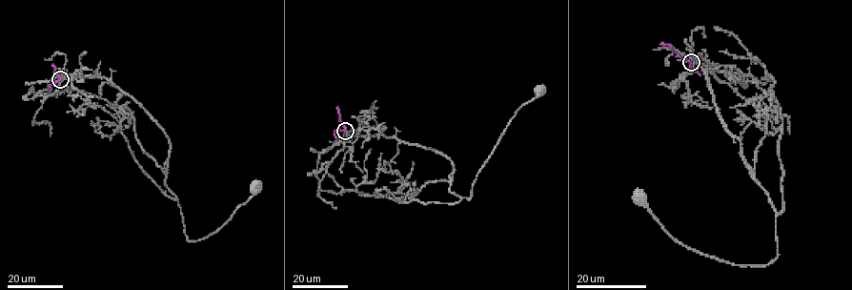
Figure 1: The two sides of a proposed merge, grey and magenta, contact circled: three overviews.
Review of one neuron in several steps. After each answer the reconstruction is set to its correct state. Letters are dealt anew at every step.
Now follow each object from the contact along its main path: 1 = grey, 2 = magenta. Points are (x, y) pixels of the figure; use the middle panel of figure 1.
1: (345, 131), (436, 151), (452, 161), (449, 190), (469, 199), (512, 117), (540, 88)
2: (345, 131), (337, 106)

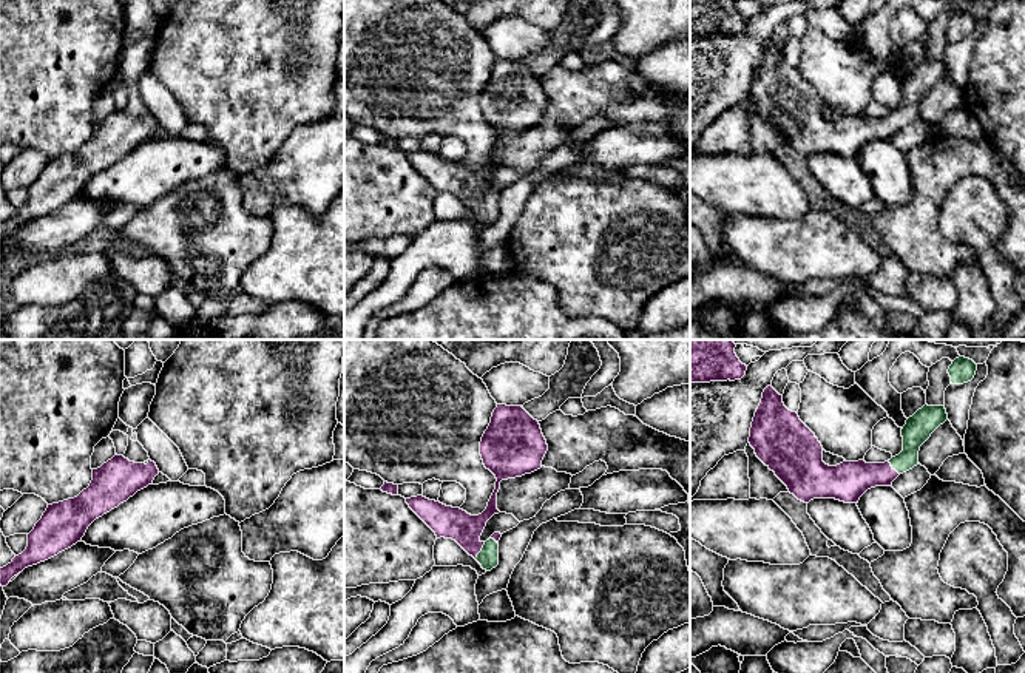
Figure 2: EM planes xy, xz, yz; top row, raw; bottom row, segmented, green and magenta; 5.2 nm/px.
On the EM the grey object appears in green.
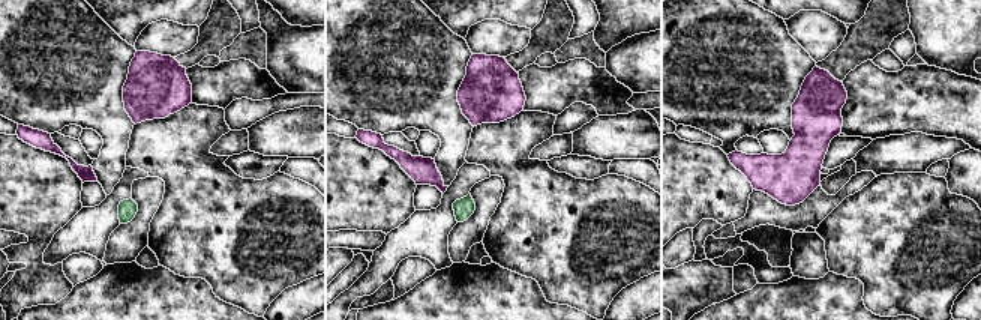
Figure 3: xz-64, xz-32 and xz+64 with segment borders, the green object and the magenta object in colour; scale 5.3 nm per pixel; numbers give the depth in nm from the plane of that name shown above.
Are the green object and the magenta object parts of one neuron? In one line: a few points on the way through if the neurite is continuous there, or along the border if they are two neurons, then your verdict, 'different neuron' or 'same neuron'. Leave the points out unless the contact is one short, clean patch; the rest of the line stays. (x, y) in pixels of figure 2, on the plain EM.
way xz (488, 212), (482, 204), (448, 176); same neuron

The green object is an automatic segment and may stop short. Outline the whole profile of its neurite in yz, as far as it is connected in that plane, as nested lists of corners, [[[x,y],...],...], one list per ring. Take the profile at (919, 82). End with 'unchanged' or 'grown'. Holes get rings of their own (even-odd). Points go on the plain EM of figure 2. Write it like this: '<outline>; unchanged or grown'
[[[772,39],[763,46],[761,57],[755,66],[749,97],[756,111],[775,127],[798,154],[809,157],[814,153],[835,153],[844,157],[858,157],[860,151],[871,142],[891,140],[903,127],[918,119],[920,100],[931,88],[948,74],[945,60],[925,59],[906,74],[902,83],[903,105],[885,117],[843,116],[829,120],[823,116],[823,100],[815,88],[800,74],[797,66],[789,65]]]; grown

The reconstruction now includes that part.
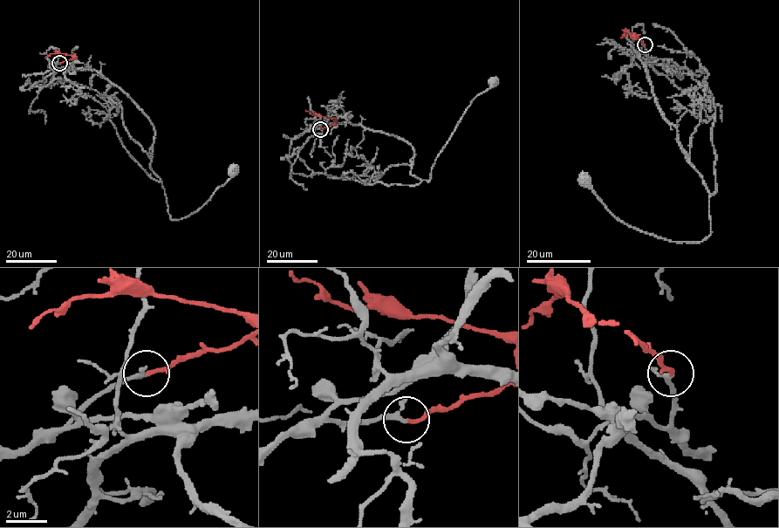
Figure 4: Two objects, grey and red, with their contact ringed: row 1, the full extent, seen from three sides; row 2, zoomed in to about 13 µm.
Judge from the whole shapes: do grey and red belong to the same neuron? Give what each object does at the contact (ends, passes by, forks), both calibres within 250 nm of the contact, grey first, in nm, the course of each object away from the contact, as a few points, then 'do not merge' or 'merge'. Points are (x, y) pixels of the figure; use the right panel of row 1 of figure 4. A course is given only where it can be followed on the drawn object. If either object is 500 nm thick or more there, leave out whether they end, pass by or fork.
grey passes by; red ends; calibres 180 and 180 nm; course grey (645, 44), (637, 52), (655, 101), (709, 193), (711, 233), (687, 243), (638, 230), (582, 179); course red (645, 44), (628, 32), (621, 37); merge

